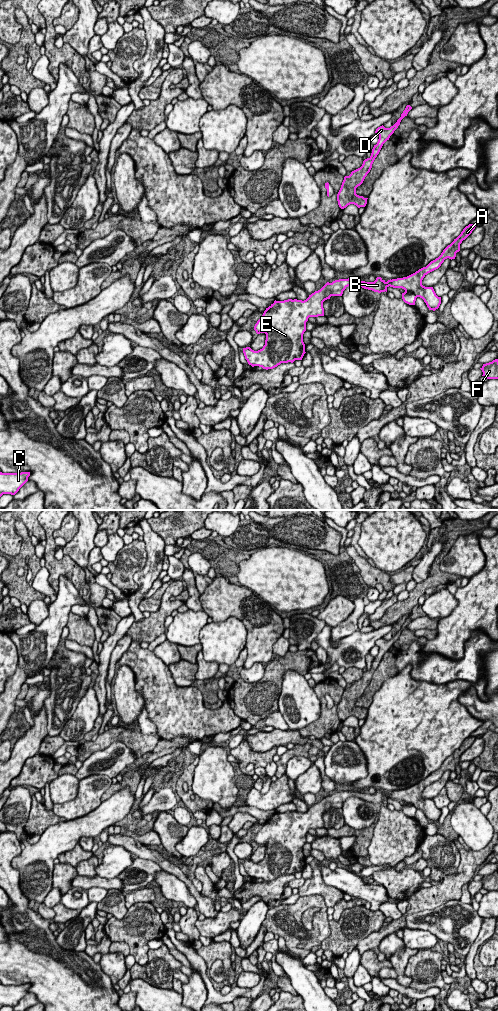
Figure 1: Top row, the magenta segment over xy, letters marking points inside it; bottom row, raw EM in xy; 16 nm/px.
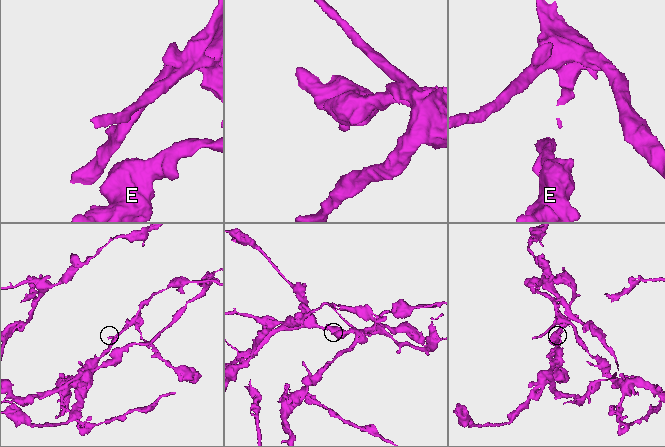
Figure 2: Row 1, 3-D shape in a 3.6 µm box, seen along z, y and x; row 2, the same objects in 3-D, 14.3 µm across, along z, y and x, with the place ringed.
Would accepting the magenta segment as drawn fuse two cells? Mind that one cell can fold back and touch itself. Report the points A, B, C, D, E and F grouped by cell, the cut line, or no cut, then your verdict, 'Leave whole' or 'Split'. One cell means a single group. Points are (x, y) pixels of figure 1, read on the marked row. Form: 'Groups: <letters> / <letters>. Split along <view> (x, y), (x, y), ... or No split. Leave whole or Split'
Groups: A B C E F / D. Split along xy (405, 290), (411, 291), (416, 297). Split

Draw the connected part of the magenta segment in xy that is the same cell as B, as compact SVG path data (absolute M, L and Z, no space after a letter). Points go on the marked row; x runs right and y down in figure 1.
M473 224L466 226L438 258L407 277L390 279L387 282L381 277L377 277L374 282L350 278L339 279L332 283L327 282L304 301L275 300L266 308L254 326L257 334L266 334L265 345L258 351L254 351L250 347L243 348L245 359L252 367L259 366L266 370L273 369L281 363L302 360L306 353L303 334L306 331L308 318L324 316L323 302L330 299L331 296L342 296L343 291L352 284L378 293L387 292L389 286L402 288L414 293L416 297L422 298L429 310L435 311L441 304L441 297L436 295L433 287L423 286L422 280L428 273L438 269L445 259L455 259L456 253L460 251L460 244L475 227L476 225Z

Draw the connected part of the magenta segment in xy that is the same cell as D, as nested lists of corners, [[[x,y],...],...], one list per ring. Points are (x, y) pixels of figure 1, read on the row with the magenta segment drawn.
[[[407,105],[401,117],[397,122],[390,128],[385,128],[383,125],[378,127],[375,131],[379,135],[379,139],[376,145],[372,149],[371,156],[363,161],[360,168],[351,172],[349,176],[345,176],[342,182],[341,188],[337,194],[338,205],[341,209],[346,208],[350,204],[356,205],[358,208],[365,207],[367,204],[367,199],[363,196],[356,194],[356,188],[360,186],[367,174],[372,168],[372,164],[379,154],[383,144],[389,140],[390,136],[400,125],[401,120],[407,116],[408,112],[412,109],[410,105]]]

